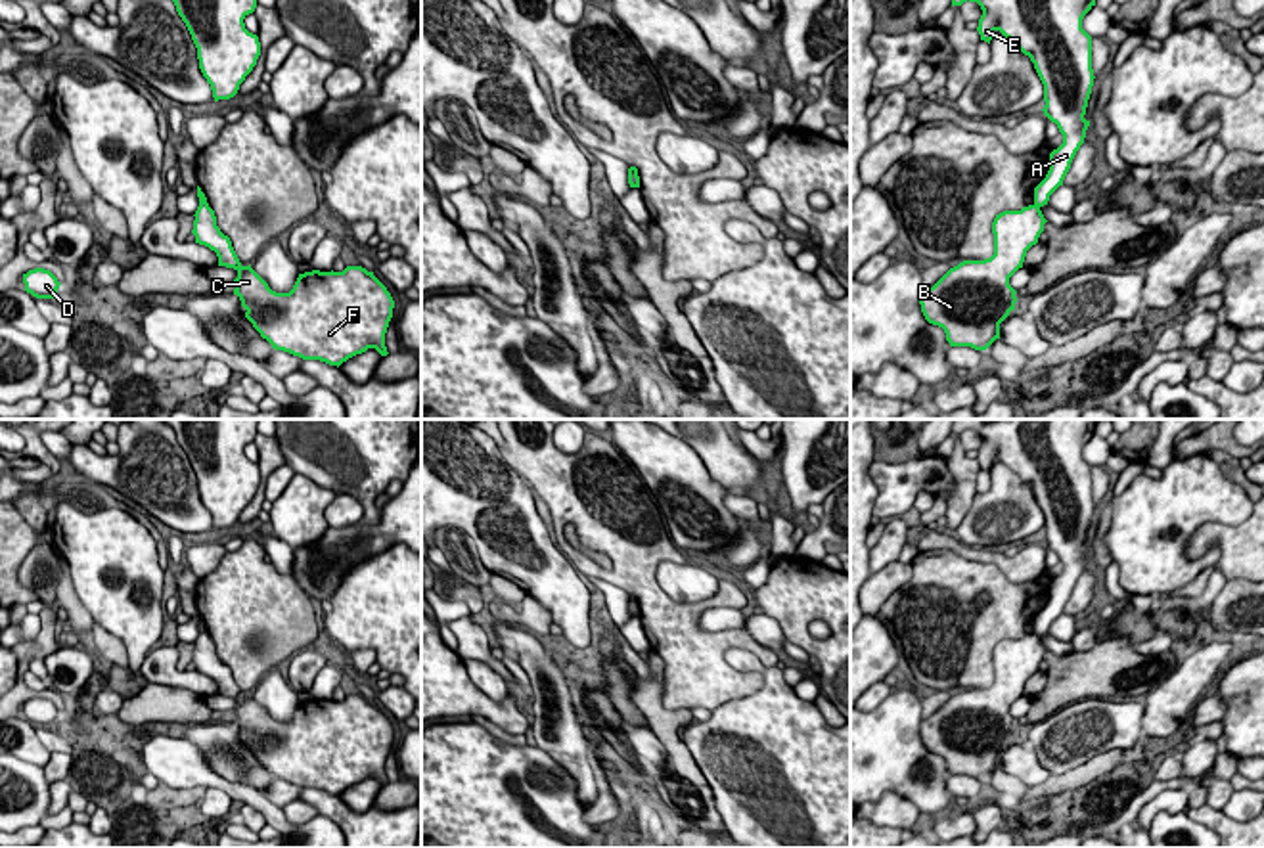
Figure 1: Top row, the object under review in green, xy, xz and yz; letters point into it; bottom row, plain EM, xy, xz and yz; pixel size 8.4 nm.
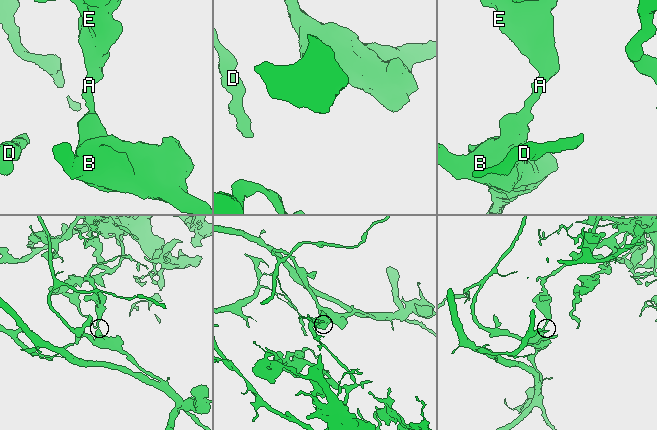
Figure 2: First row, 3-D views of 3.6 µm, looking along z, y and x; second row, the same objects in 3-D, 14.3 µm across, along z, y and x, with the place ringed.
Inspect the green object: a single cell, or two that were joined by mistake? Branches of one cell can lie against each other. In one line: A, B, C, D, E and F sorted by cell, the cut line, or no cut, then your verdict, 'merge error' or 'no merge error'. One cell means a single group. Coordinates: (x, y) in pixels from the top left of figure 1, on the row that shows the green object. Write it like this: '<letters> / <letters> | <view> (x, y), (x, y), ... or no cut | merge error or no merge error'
A D E / B C F | yz (1035, 203), (1038, 207) | merge error

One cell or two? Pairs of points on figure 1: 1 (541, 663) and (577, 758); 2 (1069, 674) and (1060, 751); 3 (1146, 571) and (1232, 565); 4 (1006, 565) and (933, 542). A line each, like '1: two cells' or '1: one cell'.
1: one cell
2: two cells
3: two cells
4: one cell

